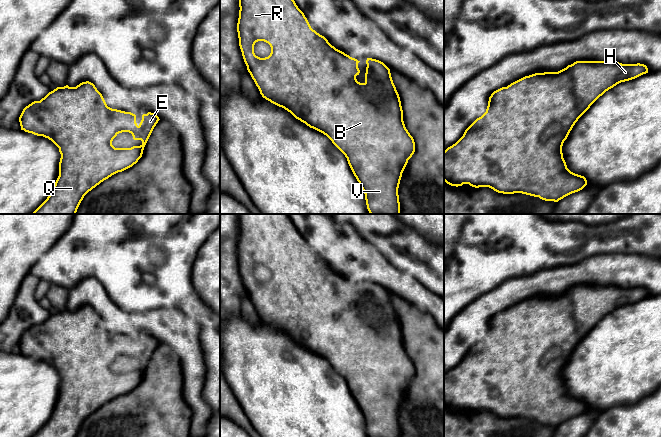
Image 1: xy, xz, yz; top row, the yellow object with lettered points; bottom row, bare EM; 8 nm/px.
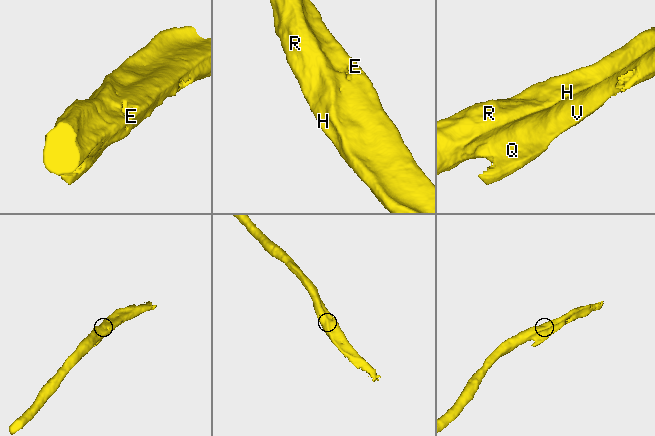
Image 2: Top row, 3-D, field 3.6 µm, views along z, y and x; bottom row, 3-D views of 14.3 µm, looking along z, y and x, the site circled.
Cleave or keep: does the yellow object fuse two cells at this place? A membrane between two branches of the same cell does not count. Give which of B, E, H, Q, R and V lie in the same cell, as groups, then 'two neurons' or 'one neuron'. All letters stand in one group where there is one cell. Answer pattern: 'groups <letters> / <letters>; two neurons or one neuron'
groups B E H Q R V; one neuron

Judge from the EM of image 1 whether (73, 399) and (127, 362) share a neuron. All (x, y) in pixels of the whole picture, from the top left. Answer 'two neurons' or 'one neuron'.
one neuron

